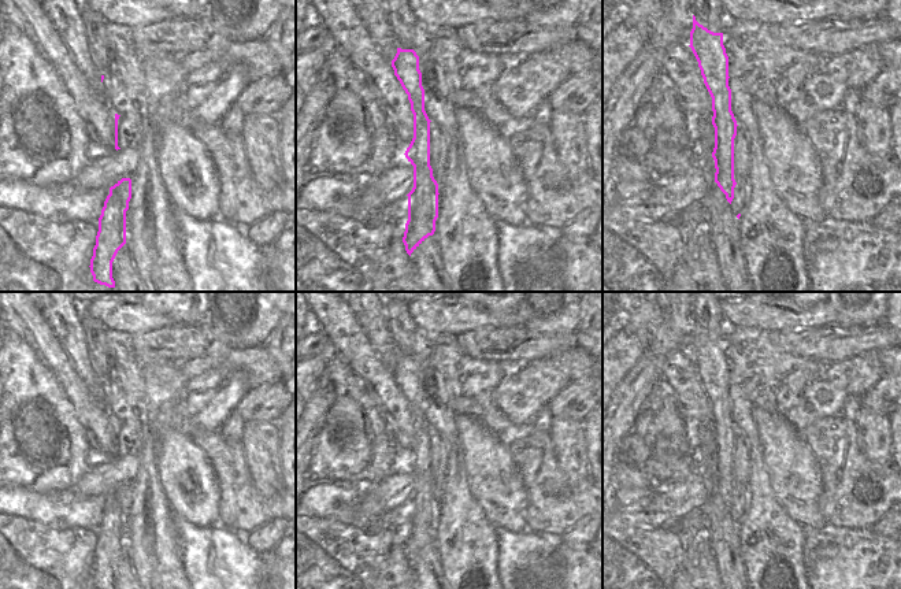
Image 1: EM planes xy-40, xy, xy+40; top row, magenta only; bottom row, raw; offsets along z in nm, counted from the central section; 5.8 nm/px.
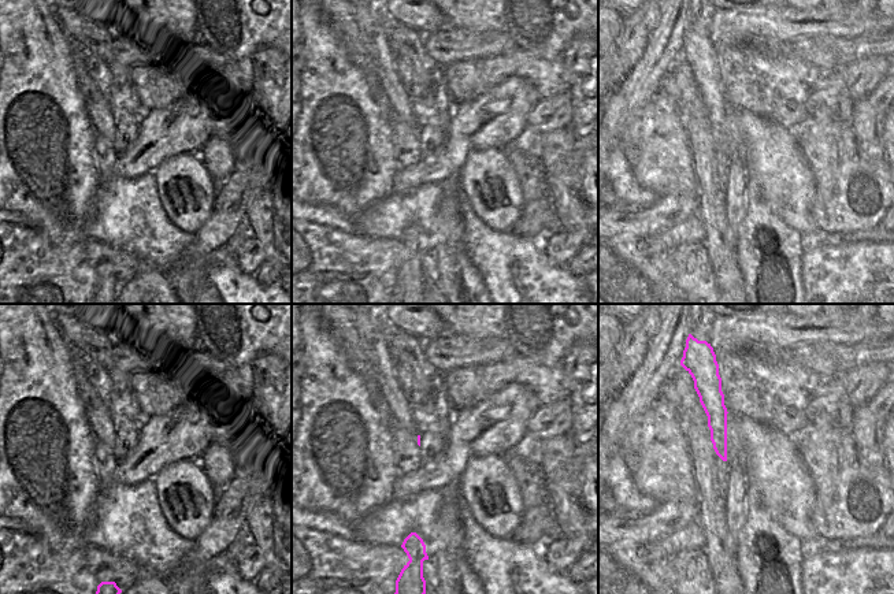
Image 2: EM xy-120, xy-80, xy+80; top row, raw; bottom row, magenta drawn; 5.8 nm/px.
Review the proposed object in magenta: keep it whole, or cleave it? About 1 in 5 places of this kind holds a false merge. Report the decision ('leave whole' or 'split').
leave whole

